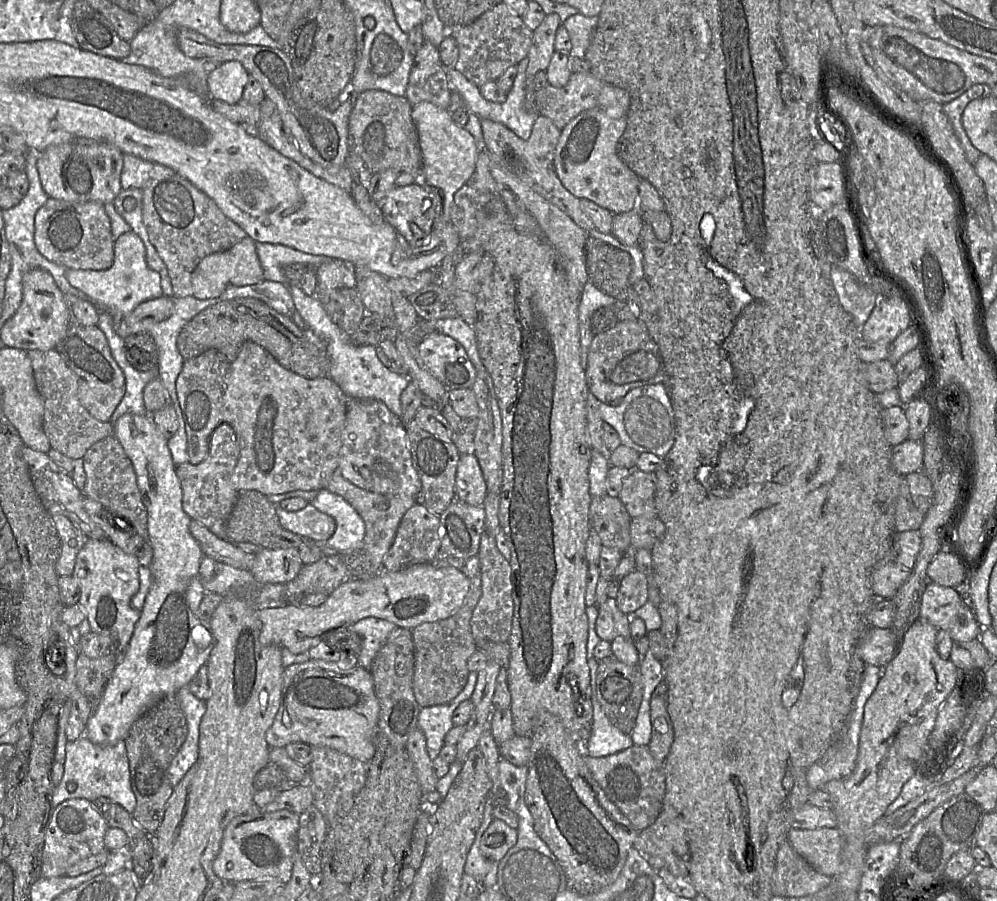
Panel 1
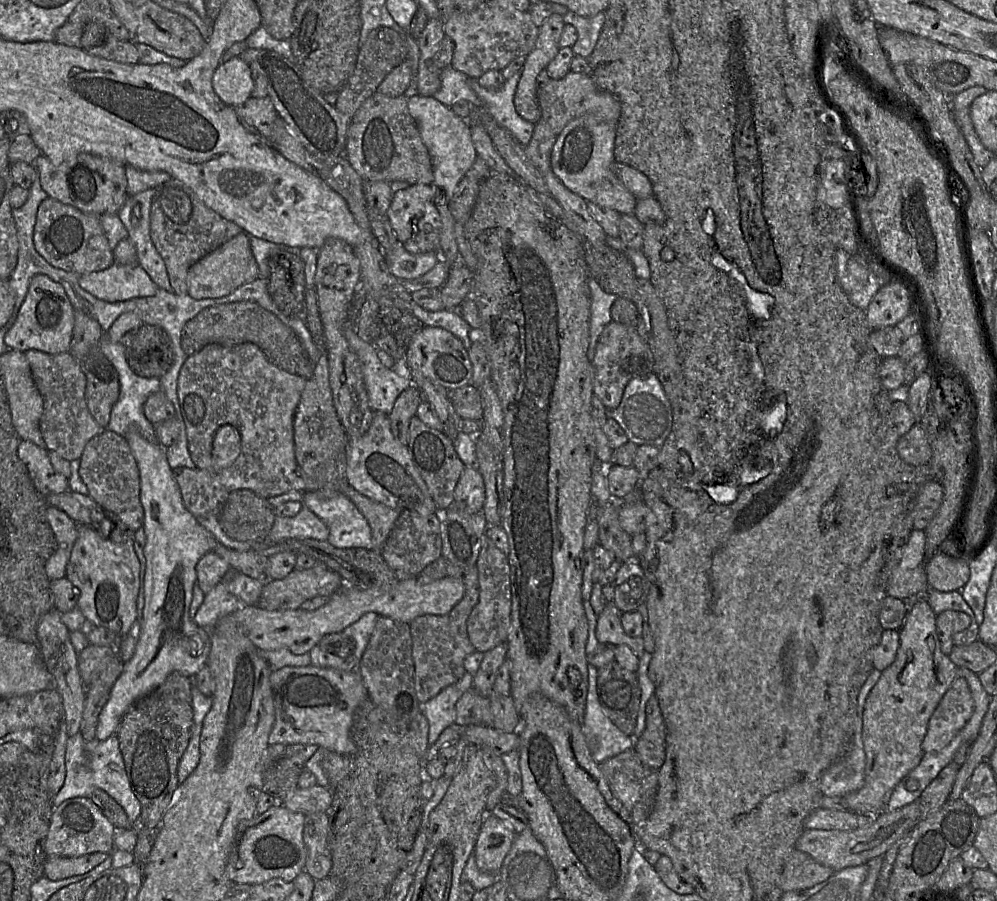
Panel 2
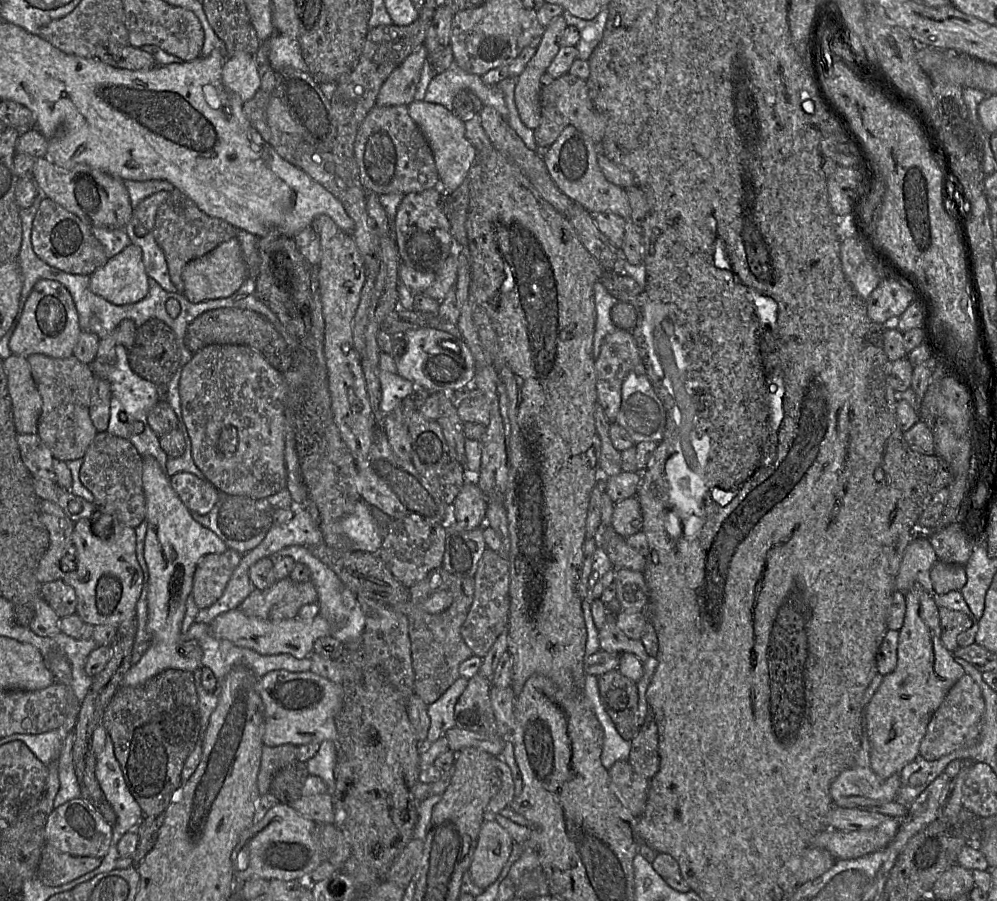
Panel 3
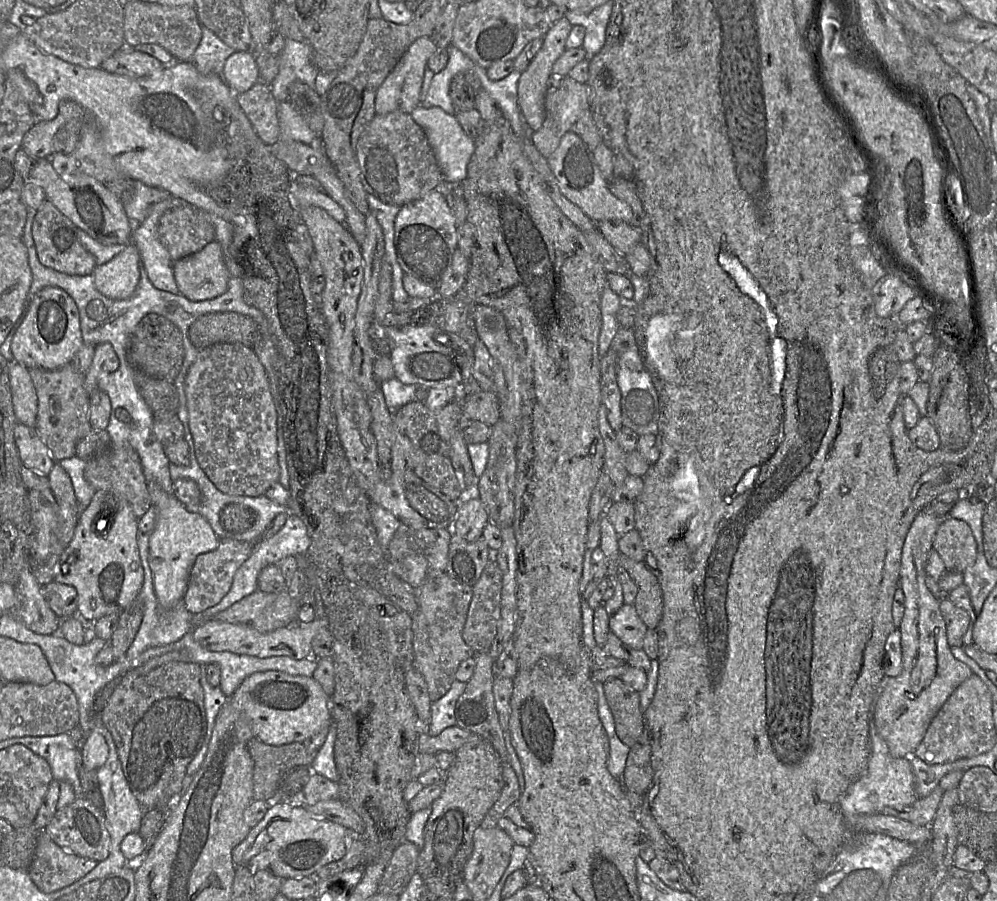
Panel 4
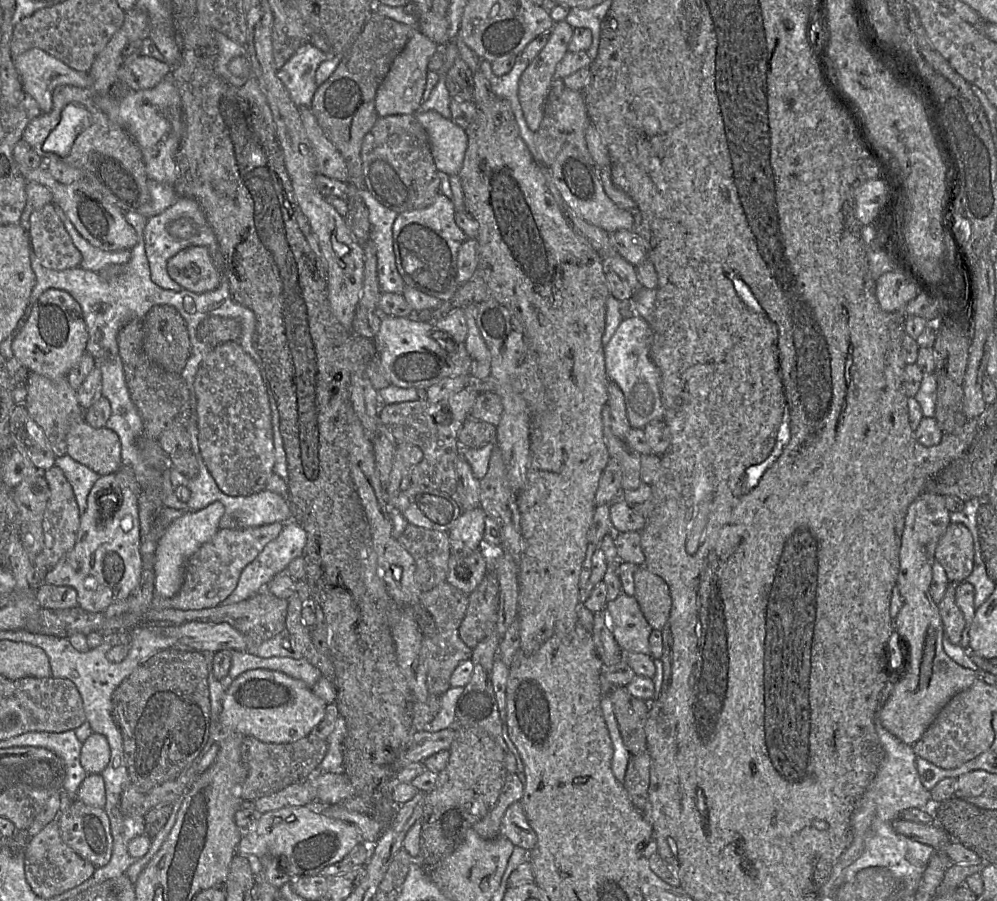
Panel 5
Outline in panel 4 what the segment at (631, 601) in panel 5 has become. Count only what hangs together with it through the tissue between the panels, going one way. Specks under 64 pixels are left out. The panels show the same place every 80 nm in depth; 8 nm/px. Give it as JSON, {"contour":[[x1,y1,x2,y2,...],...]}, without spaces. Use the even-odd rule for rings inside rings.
{"contour":[[623,604,610,616,610,631,633,649,643,649,648,627,640,618,634,604]]}

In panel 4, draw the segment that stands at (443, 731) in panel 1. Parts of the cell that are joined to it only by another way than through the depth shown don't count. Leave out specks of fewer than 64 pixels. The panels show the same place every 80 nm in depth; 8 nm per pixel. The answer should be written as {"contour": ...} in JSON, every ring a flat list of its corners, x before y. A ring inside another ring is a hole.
{"contour":[[455,680,448,692,431,704,431,717,425,731,437,736,444,729,456,725,455,707,466,688,465,682]]}

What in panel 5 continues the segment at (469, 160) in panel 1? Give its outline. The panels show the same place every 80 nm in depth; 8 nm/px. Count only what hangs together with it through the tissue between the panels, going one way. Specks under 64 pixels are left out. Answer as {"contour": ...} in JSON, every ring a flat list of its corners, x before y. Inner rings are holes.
{"contour":[[434,110,417,114,416,119,426,130,437,169,459,176,468,146,465,130]]}

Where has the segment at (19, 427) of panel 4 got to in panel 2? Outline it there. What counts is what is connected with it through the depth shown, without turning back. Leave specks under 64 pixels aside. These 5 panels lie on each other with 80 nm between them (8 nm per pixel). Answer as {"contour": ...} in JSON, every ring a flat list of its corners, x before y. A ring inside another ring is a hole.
{"contour":[[21,440,18,446,18,456,27,467,41,495,47,497,69,490,69,478,54,469,47,449,40,448,30,441]]}

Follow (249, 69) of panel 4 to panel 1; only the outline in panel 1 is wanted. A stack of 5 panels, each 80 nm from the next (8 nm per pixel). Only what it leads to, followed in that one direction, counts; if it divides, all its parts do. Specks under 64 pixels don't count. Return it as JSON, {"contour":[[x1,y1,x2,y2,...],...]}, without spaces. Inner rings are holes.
{"contour":[[221,63,207,75,208,97,227,104,237,104,242,99,248,77,249,74,241,63]]}

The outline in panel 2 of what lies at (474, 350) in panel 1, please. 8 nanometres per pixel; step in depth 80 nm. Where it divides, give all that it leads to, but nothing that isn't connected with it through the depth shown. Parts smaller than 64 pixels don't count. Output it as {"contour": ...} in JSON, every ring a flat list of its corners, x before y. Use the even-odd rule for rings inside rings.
{"contour":[[412,300,412,313,424,326,435,326,446,329,461,340,465,349,469,350,477,337,478,331,462,318,457,310,428,311]]}

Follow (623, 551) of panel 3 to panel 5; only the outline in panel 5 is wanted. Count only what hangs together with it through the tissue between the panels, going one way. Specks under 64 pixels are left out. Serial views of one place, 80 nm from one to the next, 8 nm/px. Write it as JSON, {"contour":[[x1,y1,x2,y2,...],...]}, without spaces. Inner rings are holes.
{"contour":[[638,566,634,574,634,584,634,597,645,619,653,629,662,631,672,607,668,584,645,566]]}

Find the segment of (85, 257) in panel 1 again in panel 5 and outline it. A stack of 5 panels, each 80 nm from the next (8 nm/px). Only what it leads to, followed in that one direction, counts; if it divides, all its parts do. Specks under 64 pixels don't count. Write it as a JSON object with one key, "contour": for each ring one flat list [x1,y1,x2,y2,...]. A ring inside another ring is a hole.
{"contour":[[50,203,30,216,29,237,35,256,45,268,62,271,80,267,82,256]]}

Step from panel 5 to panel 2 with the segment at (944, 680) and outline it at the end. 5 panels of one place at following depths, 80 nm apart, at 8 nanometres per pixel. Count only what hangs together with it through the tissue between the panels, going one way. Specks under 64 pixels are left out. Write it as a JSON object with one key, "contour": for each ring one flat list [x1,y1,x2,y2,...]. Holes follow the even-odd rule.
{"contour":[[925,596,908,603,908,612,899,629,895,660,881,672,864,706,865,783,859,790,844,796,848,811,870,815,884,811,894,788,922,760,925,753,922,743,930,718,960,675,959,668,941,651,936,616]]}

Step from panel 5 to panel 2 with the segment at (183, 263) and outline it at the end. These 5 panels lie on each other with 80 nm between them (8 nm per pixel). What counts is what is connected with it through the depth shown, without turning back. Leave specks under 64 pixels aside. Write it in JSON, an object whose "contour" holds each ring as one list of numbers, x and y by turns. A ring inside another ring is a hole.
{"contour":[[240,233,190,267,187,274,188,295,196,300,220,298,258,277,258,265,249,237]]}

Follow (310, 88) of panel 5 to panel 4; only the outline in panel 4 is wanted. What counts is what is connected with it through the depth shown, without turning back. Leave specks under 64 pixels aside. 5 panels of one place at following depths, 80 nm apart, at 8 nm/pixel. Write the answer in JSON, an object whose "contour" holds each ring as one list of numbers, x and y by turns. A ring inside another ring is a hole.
{"contour":[[285,39,279,60,279,71,274,78,271,89,277,102,288,99,289,86,301,81,315,89,315,80,320,70,312,62,312,49,306,41]]}

